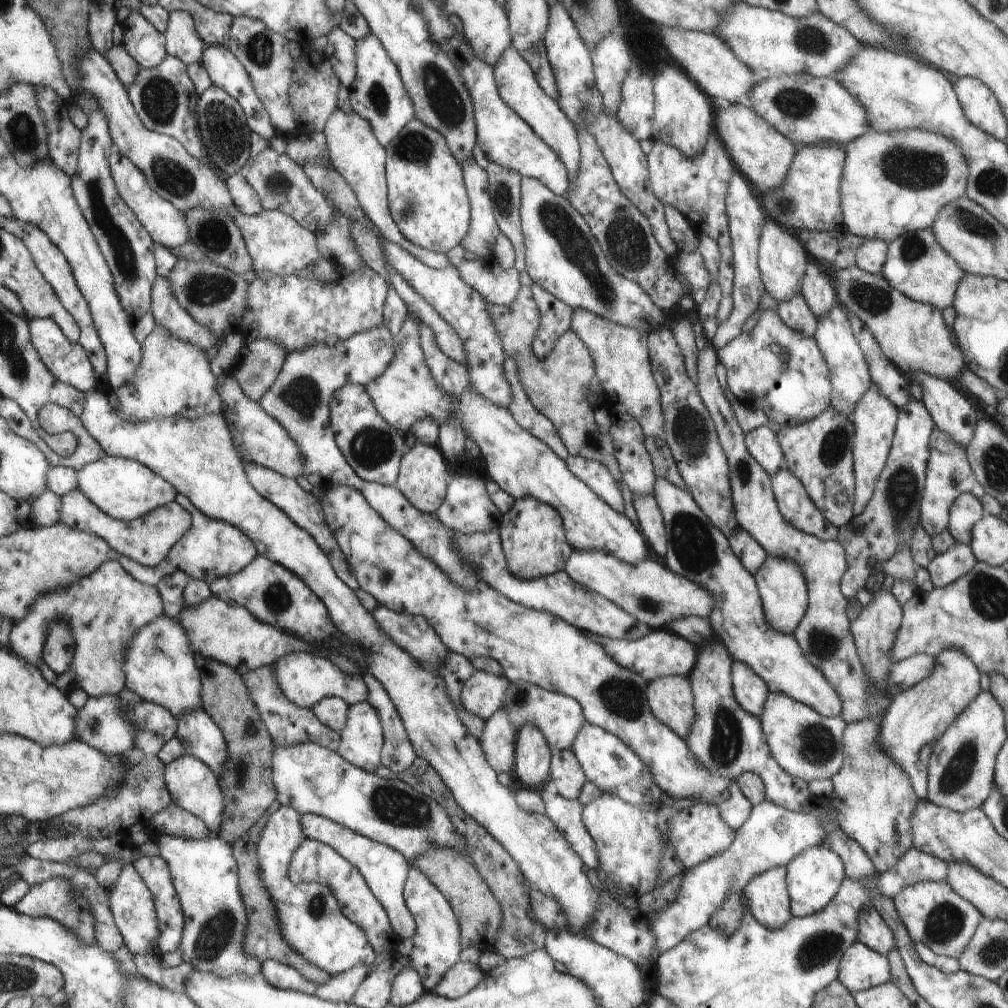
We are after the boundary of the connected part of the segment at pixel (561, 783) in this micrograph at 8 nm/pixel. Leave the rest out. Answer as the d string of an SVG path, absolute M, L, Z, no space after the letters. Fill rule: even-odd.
M571 750L553 752L551 758L551 782L557 788L557 796L577 800L585 782L589 782Z

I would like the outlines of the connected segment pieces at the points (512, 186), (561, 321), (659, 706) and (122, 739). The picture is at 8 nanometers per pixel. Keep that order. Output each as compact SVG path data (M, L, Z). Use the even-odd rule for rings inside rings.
M495 162L487 164L489 198L493 202L493 216L497 228L507 236L515 248L515 270L525 270L525 246L521 234L521 176Z
M533 284L531 286L533 298L537 302L537 308L541 312L541 322L535 334L535 340L531 342L531 350L537 358L545 358L551 348L555 346L557 338L565 332L571 330L571 320L573 320L573 308L567 306L565 302L557 300L553 294L543 290L541 286Z
M661 676L647 686L651 714L669 726L679 738L687 738L695 722L693 690L689 676Z
M131 688L123 690L123 694L115 696L101 696L101 698L89 698L87 706L79 710L77 718L77 740L87 742L93 748L99 748L107 756L125 756L127 750L137 748L137 724L127 716L129 708L145 702L139 694L135 694Z

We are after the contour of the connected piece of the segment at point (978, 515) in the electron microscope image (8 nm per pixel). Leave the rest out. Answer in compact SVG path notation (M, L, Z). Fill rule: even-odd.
M959 494L949 510L949 532L955 542L971 546L971 530L973 526L985 518L985 510L973 494Z

